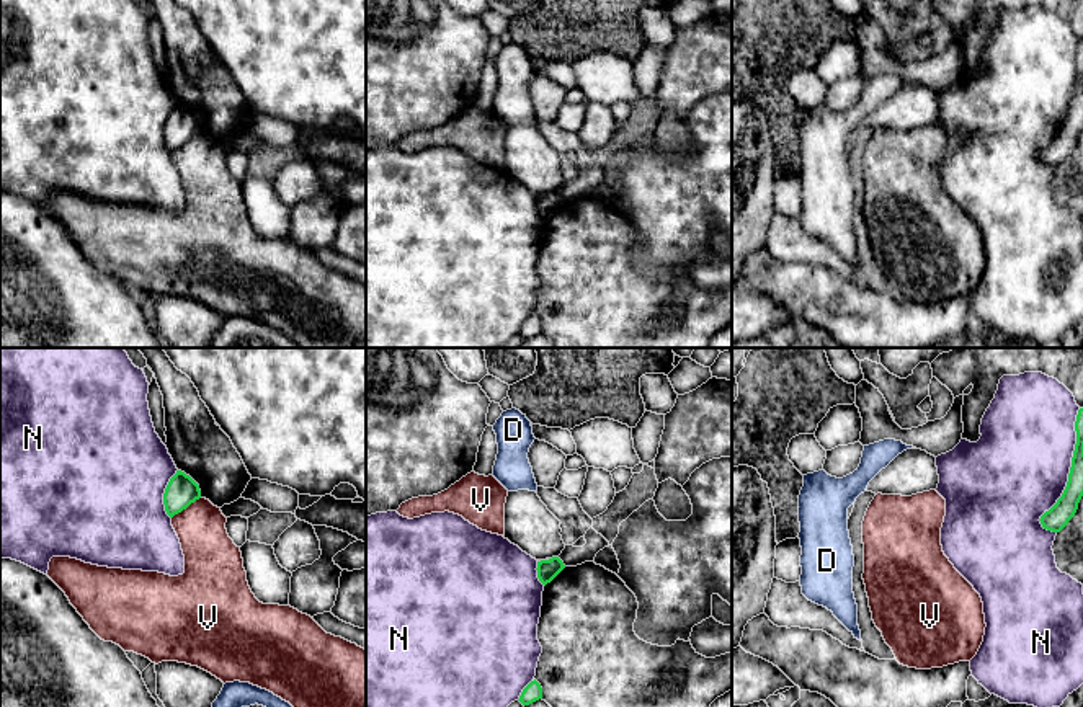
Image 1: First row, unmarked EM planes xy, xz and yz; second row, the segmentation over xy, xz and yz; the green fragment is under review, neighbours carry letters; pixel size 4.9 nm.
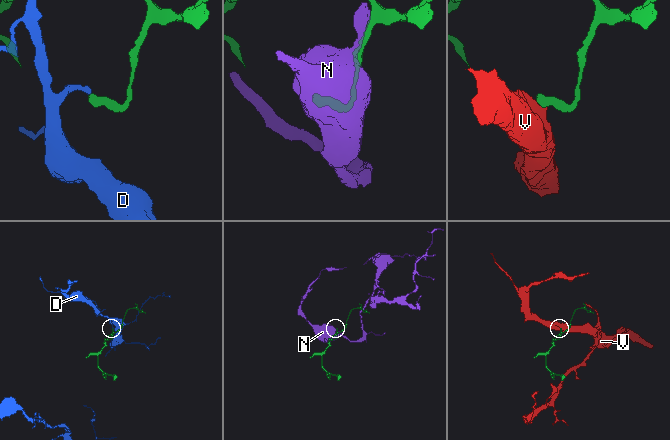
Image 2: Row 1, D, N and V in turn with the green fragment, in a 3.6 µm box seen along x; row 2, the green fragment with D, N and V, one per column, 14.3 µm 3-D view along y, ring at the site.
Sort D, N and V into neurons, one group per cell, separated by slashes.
D / N / V

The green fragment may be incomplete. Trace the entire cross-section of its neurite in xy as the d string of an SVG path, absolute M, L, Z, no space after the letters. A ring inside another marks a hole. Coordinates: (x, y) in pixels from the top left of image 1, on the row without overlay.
M176 104L163 127L165 145L173 152L199 132L199 119L185 106Z

